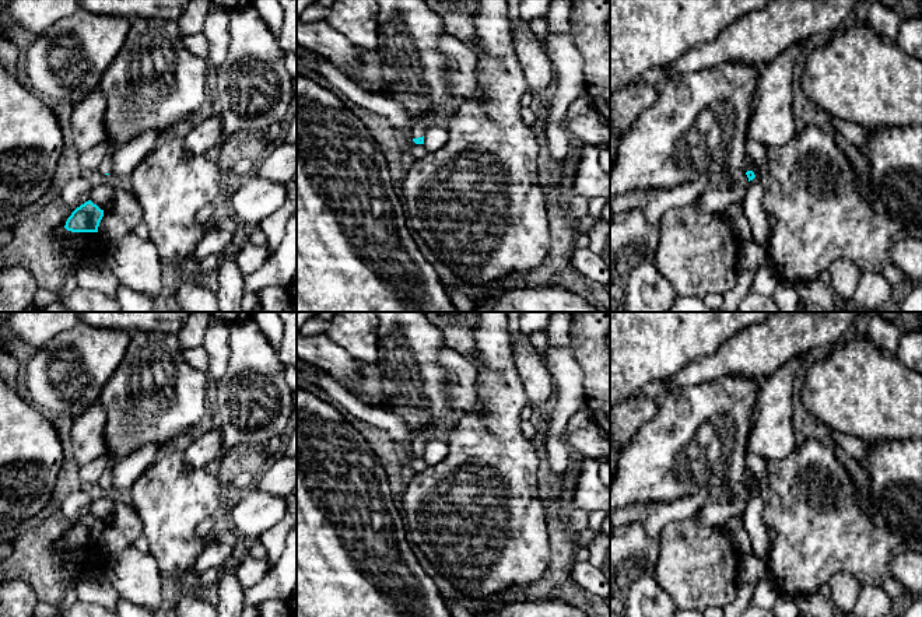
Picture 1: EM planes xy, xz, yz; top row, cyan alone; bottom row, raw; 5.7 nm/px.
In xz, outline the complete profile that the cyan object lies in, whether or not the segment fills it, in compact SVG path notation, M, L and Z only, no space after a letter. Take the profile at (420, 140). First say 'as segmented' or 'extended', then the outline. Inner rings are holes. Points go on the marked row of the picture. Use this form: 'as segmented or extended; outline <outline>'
extended; outline M376 0L378 3L378 53L381 73L388 85L388 92L396 99L406 113L416 120L411 137L416 144L424 144L424 134L430 118L428 112L439 115L453 102L446 80L446 59L441 53L439 42L444 24L425 0Z

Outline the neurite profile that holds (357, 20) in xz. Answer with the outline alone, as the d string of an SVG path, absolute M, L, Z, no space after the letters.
M333 0L325 20L354 46L378 49L378 3L376 0Z

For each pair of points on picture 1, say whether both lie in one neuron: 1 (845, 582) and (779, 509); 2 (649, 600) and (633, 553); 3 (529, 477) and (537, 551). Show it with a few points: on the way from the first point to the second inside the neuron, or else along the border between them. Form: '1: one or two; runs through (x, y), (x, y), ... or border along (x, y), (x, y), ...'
1: two; border along (827, 581), (837, 572), (849, 572), (862, 585)
2: one; runs through (638, 589), (633, 584), (633, 564)
3: one; runs through (528, 495), (528, 533)

